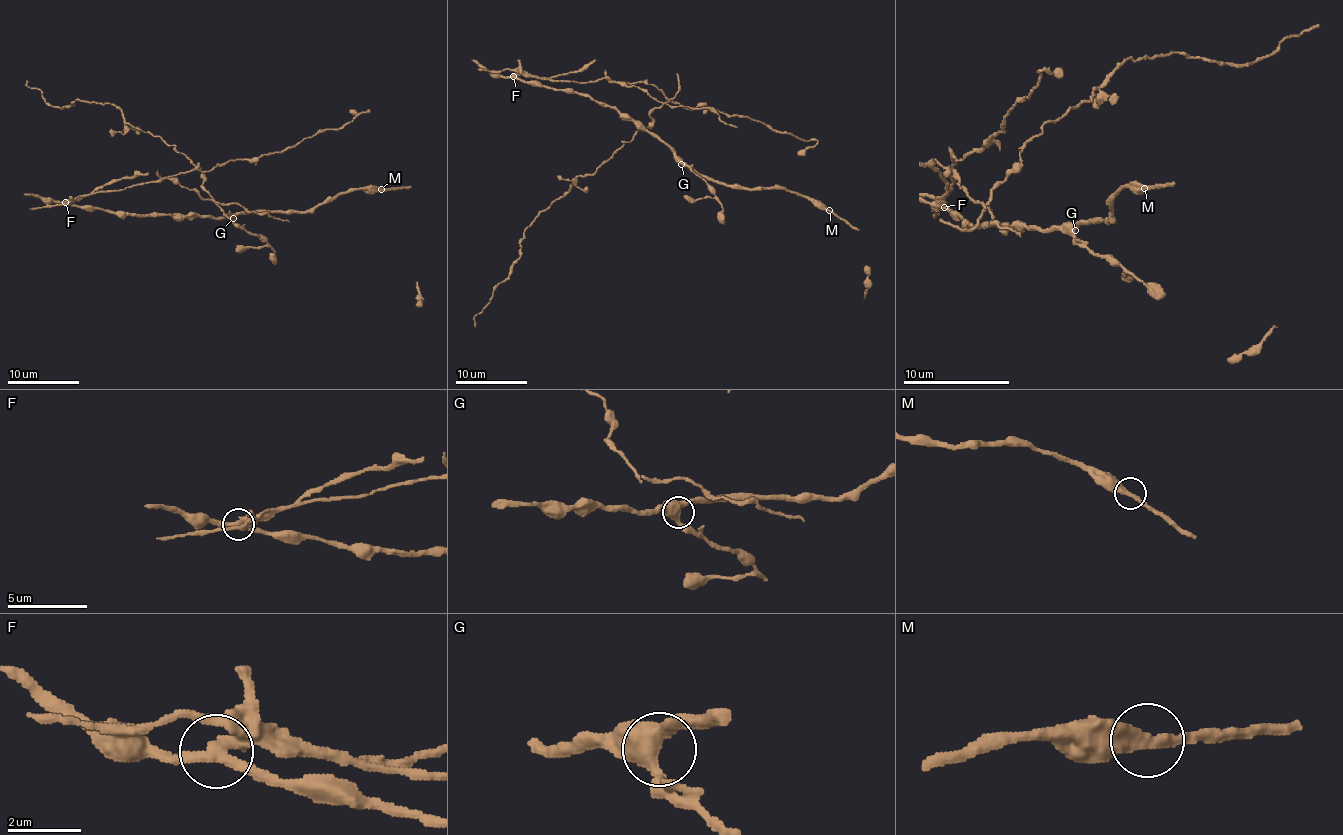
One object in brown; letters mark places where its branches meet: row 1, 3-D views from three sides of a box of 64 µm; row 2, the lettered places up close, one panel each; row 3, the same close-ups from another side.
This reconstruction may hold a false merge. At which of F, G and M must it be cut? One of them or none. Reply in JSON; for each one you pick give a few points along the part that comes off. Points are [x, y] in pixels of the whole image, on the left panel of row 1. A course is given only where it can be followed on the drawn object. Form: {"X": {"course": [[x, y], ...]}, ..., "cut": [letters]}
{"F": {"course": [[66, 202], [164, 179], [214, 198], [191, 159], [132, 127], [110, 104], [77, 99], [53, 108], [27, 81]]}, "cut": ["F"]}

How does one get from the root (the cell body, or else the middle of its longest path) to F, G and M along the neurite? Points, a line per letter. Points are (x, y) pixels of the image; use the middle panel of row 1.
F: (528, 82), (521, 82), (514, 76)
G: (528, 82), (539, 82), (567, 92), (583, 92), (615, 107), (649, 133), (655, 133), (681, 164)
M: (528, 82), (583, 92), (615, 107), (713, 180), (749, 189), (786, 189), (829, 210)

